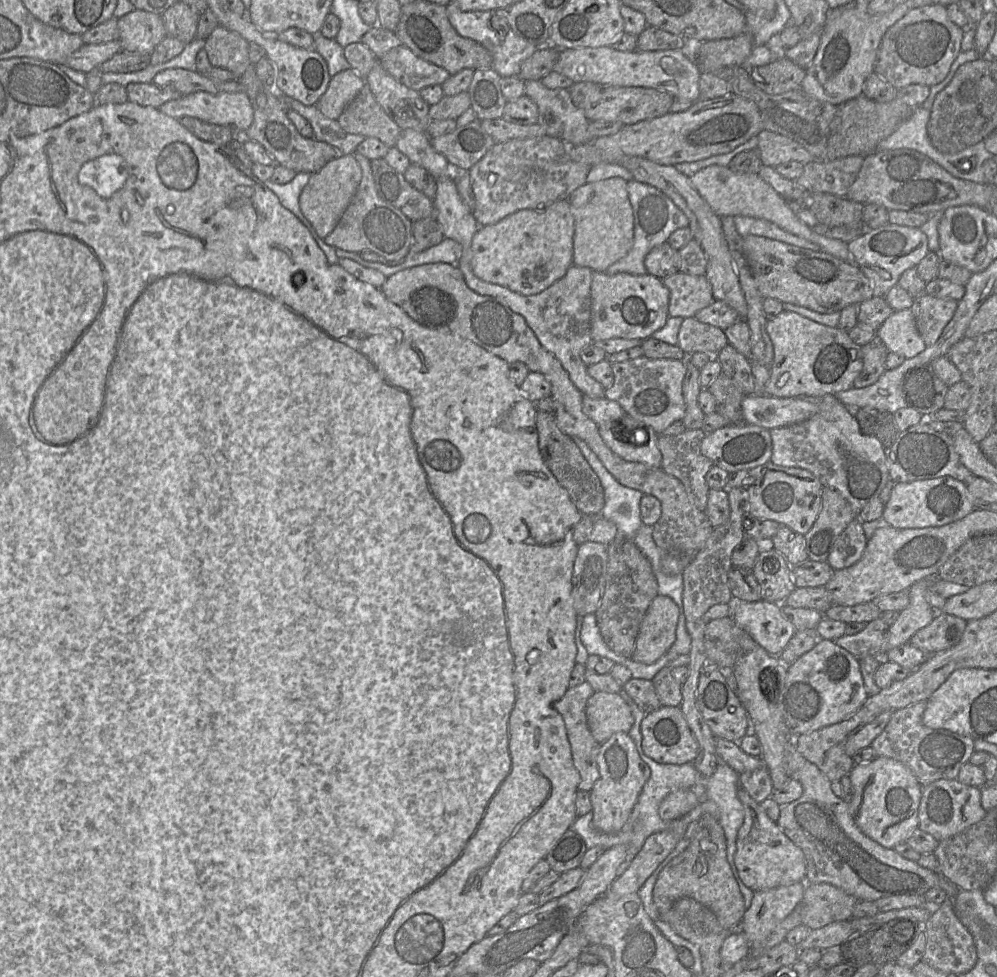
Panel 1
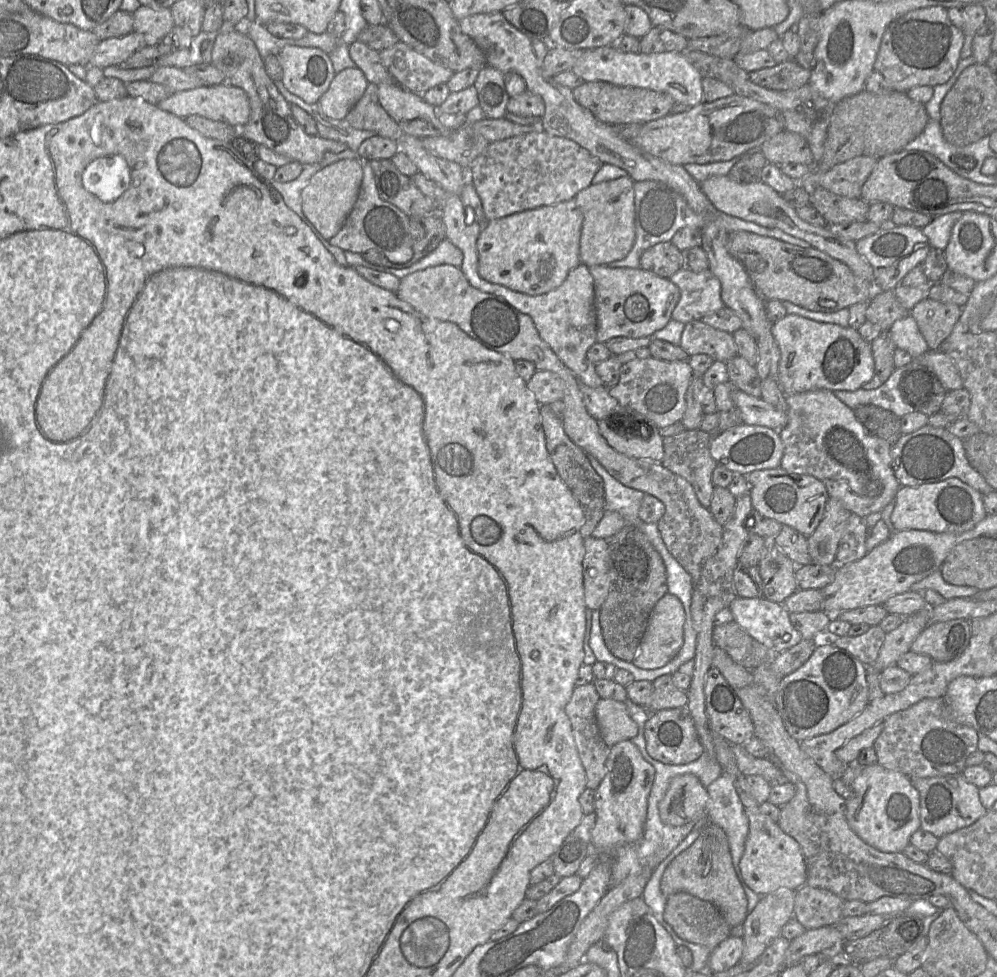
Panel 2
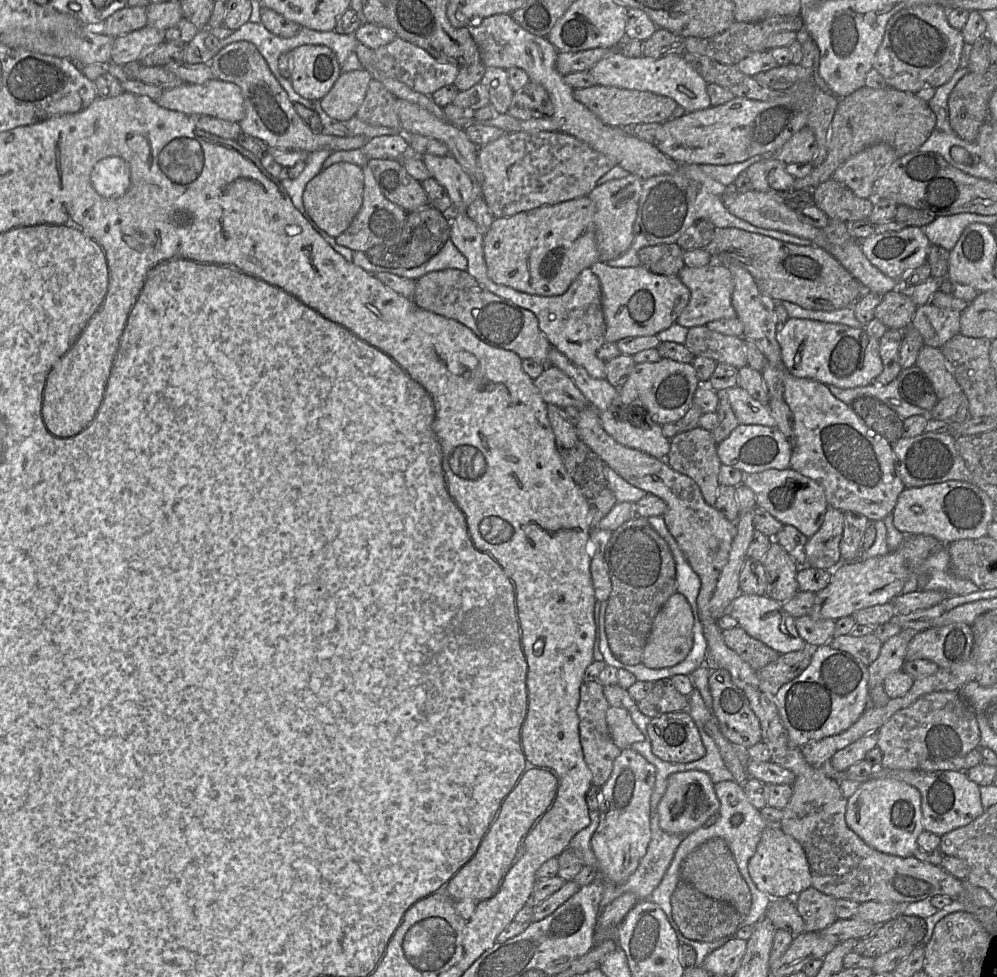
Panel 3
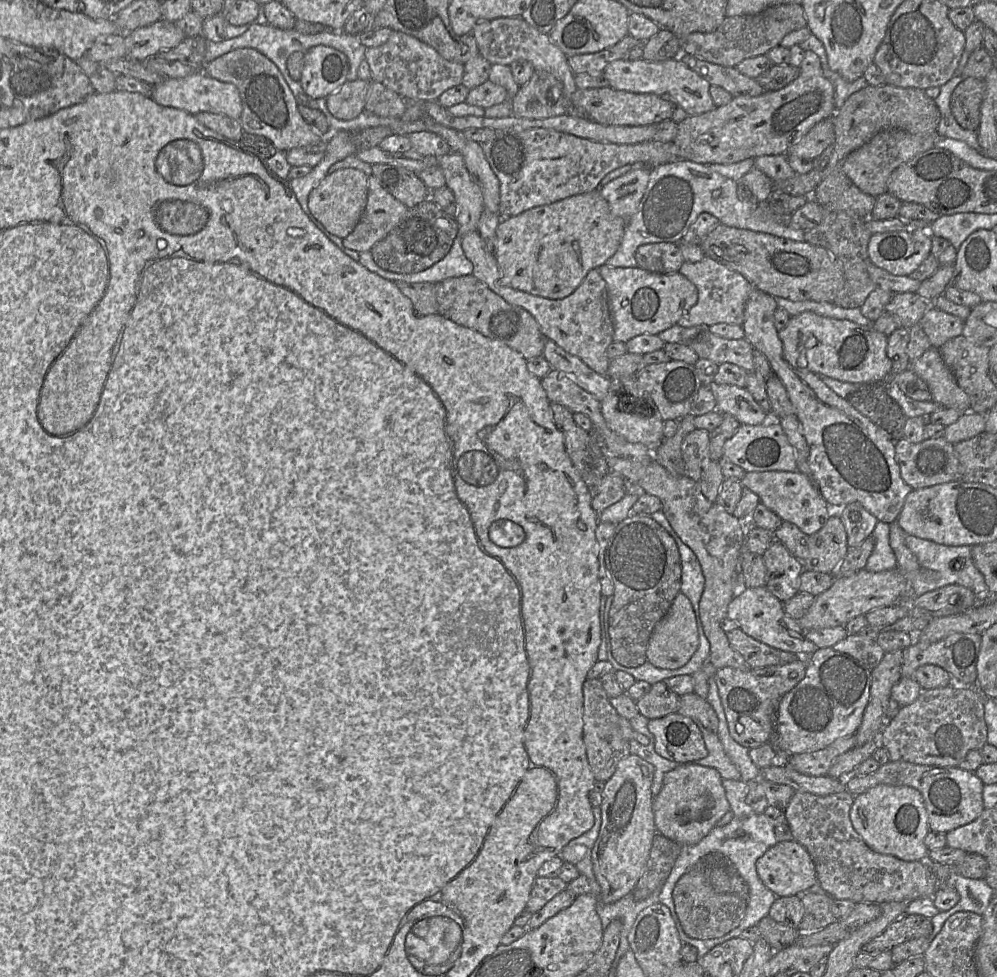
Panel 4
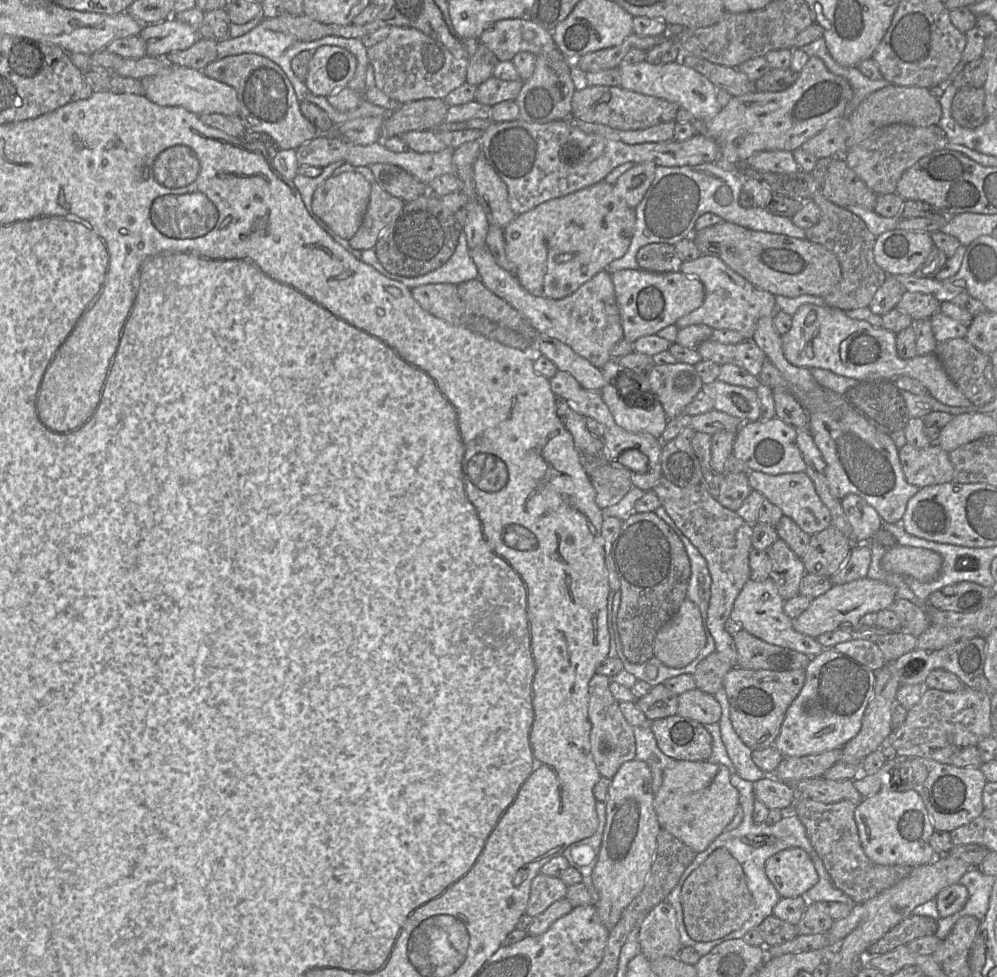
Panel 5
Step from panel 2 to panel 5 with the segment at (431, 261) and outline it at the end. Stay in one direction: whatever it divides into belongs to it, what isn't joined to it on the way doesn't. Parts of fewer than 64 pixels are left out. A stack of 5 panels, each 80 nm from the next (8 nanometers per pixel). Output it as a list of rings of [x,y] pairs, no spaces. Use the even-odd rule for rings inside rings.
[[[461,231],[457,247],[444,265],[423,276],[415,278],[402,276],[397,278],[397,281],[412,289],[421,285],[439,283],[451,283],[457,286],[462,282],[478,278],[478,269],[469,256],[466,235]]]

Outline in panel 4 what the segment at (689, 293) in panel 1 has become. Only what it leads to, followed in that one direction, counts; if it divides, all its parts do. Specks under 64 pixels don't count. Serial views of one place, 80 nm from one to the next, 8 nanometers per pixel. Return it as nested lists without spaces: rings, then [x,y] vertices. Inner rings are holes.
[[[704,257],[696,263],[684,261],[679,272],[688,278],[698,290],[697,303],[680,318],[677,322],[679,326],[708,328],[719,323],[742,326],[746,302],[755,289],[744,276],[709,257]]]

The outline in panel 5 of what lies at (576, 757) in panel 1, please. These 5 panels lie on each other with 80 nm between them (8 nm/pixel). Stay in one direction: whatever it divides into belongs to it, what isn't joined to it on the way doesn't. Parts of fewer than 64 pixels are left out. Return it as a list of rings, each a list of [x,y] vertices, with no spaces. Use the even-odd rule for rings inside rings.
[[[595,674],[588,685],[588,717],[591,723],[590,745],[596,767],[602,777],[612,779],[620,766],[636,759],[636,743],[633,727],[619,708],[619,702],[610,691],[611,678]]]

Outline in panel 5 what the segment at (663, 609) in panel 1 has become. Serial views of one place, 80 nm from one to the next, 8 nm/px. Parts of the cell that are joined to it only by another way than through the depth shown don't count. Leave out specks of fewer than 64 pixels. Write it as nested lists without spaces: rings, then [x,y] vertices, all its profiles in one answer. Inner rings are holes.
[[[686,598],[678,612],[658,631],[654,656],[671,668],[689,665],[706,644],[699,607]]]

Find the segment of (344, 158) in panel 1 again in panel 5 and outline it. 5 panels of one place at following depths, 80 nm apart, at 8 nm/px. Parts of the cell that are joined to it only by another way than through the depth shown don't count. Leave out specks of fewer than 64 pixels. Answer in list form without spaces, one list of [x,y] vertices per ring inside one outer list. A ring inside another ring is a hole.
[[[342,172],[326,179],[314,192],[311,207],[339,237],[349,240],[359,229],[369,201],[371,184],[360,173]]]

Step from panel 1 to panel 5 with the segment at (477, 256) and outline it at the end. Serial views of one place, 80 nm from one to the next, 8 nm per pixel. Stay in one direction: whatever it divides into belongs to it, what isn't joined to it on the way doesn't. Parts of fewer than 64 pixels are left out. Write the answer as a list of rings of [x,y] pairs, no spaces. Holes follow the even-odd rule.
[[[603,180],[566,196],[545,201],[517,215],[503,228],[506,256],[514,264],[514,275],[524,289],[535,296],[562,299],[626,253],[635,220],[634,209],[615,192],[614,185]]]

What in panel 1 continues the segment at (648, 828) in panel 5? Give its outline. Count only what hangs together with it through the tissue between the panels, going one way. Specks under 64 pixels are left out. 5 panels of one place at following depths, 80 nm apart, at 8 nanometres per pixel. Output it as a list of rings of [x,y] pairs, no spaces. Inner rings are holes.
[[[624,732],[615,733],[600,745],[597,764],[600,776],[590,791],[593,827],[603,833],[616,833],[629,819],[651,770],[640,758],[632,738]]]

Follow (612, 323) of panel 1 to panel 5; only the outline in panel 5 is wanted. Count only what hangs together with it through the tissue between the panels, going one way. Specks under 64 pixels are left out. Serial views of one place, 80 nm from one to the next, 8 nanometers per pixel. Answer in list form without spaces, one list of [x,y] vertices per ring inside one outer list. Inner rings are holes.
[[[623,269],[611,273],[616,298],[620,310],[624,339],[634,342],[637,339],[656,335],[663,328],[675,324],[676,321],[699,308],[704,301],[704,286],[696,277],[689,277],[678,271],[672,273],[656,273],[642,269]]]

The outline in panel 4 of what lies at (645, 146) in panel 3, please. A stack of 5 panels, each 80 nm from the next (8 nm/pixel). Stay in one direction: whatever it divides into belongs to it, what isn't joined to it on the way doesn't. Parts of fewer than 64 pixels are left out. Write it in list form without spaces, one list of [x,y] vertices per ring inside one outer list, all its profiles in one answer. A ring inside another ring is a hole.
[[[520,16],[501,17],[492,20],[480,20],[474,26],[471,35],[474,37],[479,54],[491,64],[510,65],[517,60],[525,60],[533,65],[534,70],[544,70],[554,75],[563,84],[564,96],[568,99],[568,115],[577,115],[572,107],[571,96],[577,87],[575,74],[571,71],[566,56],[554,45],[549,34],[539,32]]]

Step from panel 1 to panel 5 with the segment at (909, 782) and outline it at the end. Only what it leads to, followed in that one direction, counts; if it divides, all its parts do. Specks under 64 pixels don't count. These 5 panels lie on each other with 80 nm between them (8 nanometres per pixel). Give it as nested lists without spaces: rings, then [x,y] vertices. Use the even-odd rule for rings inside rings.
[[[883,785],[877,794],[856,805],[854,818],[859,839],[867,857],[879,865],[921,866],[934,861],[936,852],[929,843],[934,832],[923,799],[914,790],[893,791]]]

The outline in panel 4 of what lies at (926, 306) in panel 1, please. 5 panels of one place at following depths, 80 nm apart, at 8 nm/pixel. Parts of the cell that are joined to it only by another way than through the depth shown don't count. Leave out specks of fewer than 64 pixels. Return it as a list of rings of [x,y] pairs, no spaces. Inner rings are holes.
[[[933,305],[918,322],[927,335],[932,347],[939,349],[946,341],[962,335],[964,321]]]

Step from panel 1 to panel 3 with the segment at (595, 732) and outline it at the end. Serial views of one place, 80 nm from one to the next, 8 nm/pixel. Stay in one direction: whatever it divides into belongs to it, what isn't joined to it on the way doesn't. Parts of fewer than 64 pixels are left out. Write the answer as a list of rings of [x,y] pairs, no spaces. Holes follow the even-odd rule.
[[[610,706],[606,713],[606,721],[613,742],[621,750],[645,739],[633,722],[629,711],[624,708]]]

